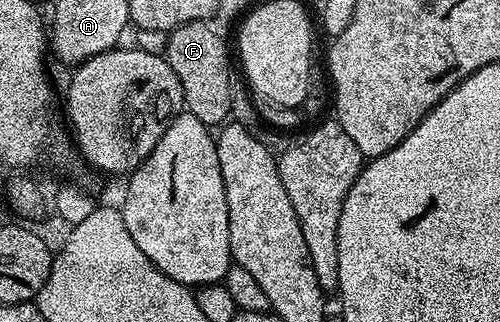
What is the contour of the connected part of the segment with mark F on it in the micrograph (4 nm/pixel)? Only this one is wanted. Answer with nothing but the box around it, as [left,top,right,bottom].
[163,20,232,126]

